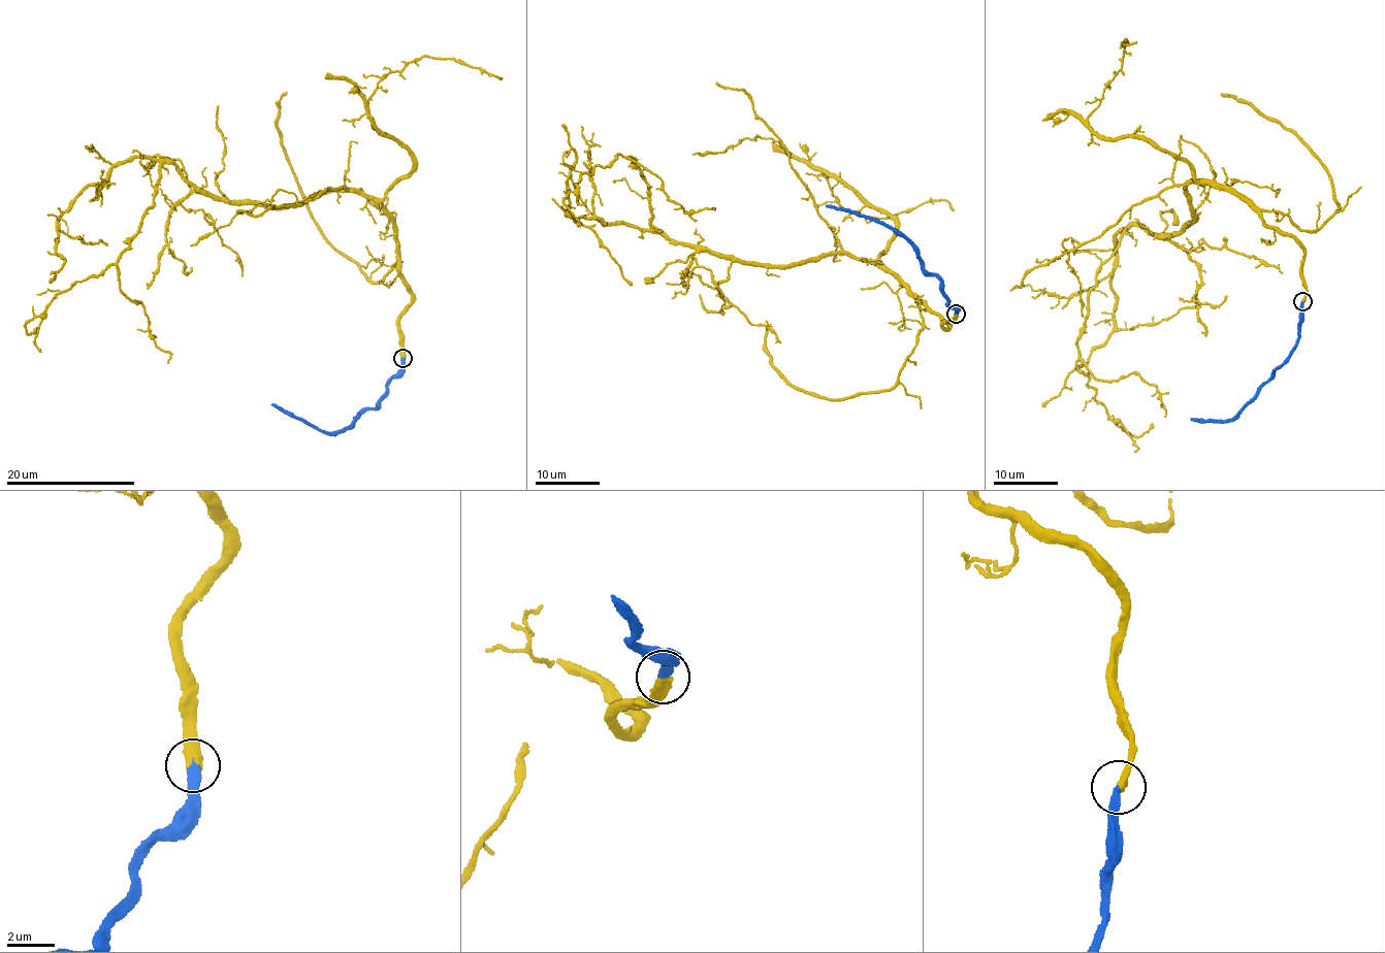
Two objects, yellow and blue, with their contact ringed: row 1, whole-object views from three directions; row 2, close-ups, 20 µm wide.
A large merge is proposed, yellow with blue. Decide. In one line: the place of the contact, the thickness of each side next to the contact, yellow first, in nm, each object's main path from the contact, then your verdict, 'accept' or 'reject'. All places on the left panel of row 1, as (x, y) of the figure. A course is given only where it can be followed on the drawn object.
(403, 358) | 340/360 nm | yellow via (403, 358), (412, 295), (396, 230), (373, 198), (233, 202), (165, 162), (130, 244), (25, 327), (36, 327) | blue via (403, 358), (403, 369), (390, 381), (385, 397), (342, 429), (319, 430), (270, 403) | accept

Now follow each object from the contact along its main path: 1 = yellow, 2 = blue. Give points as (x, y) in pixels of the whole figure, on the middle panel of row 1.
1: (956, 314), (942, 328), (907, 284), (847, 253), (783, 267), (676, 243), (619, 155), (566, 197), (579, 226)
2: (956, 314), (959, 310), (949, 306), (937, 277), (928, 273), (906, 239), (882, 225), (825, 206)

